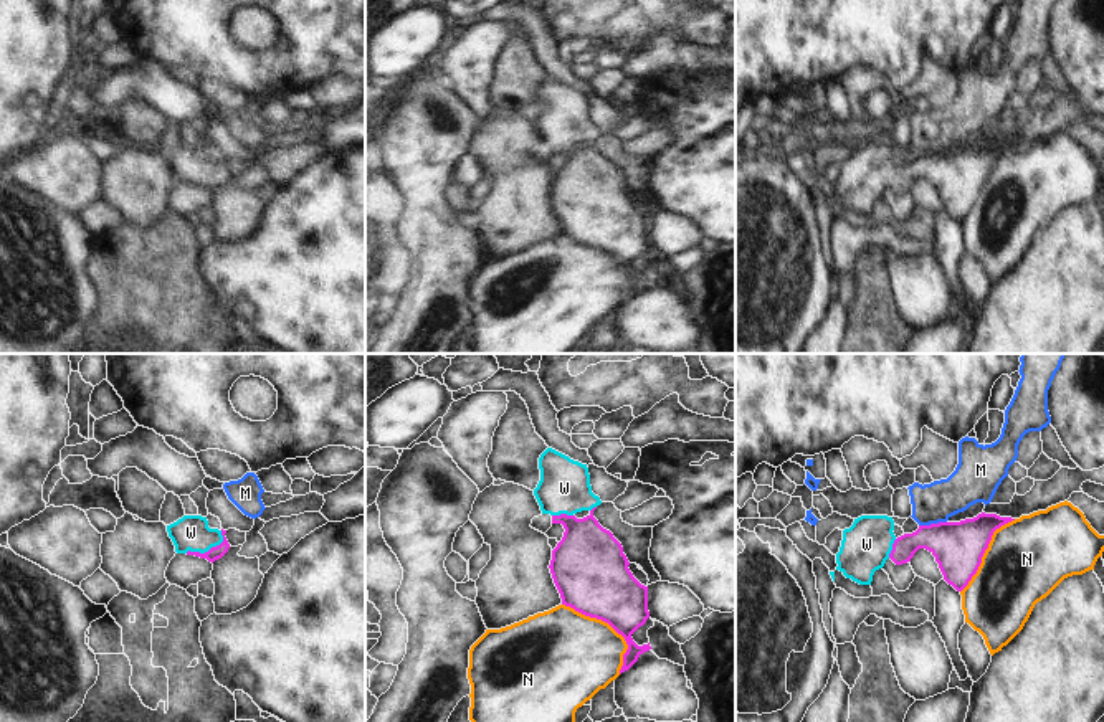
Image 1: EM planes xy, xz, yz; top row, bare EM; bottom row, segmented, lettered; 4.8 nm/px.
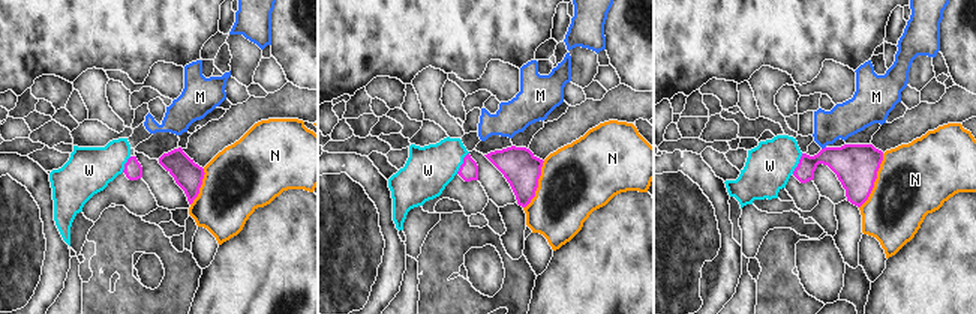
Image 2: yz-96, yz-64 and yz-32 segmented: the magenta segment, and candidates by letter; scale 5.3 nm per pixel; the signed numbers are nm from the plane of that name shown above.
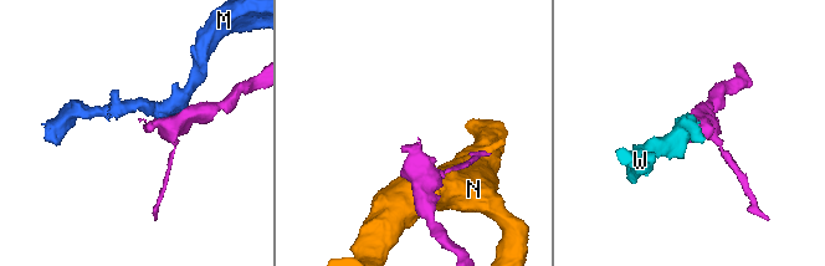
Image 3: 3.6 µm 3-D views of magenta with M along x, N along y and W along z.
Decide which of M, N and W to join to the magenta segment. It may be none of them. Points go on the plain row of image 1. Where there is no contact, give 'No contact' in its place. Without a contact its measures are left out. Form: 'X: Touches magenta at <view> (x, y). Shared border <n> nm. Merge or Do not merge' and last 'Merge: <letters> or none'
M: Touches magenta at yz (932, 154). Shared border 140 nm. Do not merge
N: Touches magenta at xz (610, 255). Shared border 440 nm. Do not merge
W: Touches magenta at xy (210, 179). Shared border 220 nm. Merge
Merge: W

